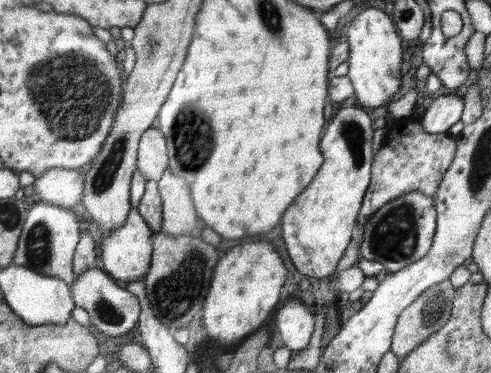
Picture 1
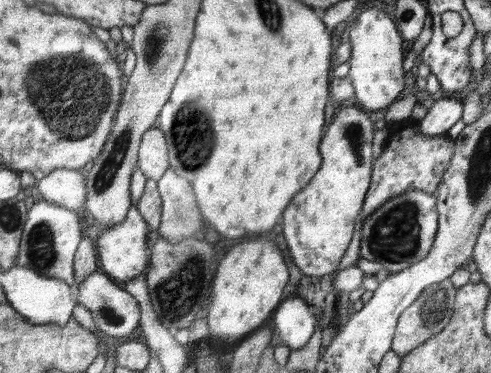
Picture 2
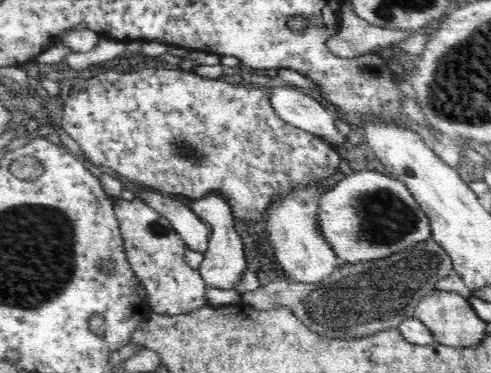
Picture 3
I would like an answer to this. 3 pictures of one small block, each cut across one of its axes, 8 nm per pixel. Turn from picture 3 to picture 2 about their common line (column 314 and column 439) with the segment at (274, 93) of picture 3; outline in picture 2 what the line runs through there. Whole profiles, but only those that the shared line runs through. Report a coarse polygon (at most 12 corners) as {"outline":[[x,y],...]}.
{"outline":[[441,98],[427,104],[419,122],[425,138],[445,136],[463,116],[463,102]]}

